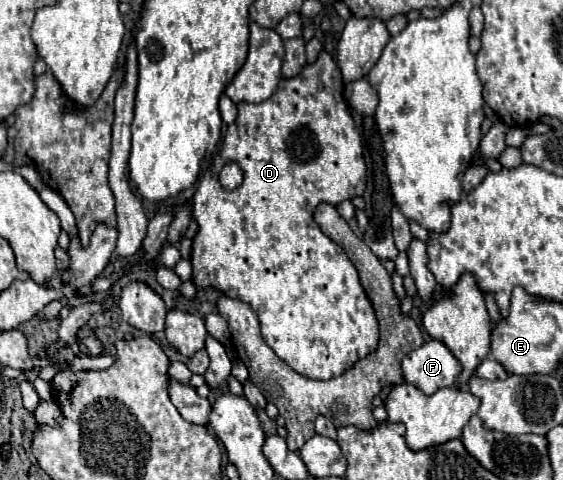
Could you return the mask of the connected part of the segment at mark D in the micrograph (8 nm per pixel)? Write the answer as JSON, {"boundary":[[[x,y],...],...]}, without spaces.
{"boundary":[[[321,51],[319,59],[313,65],[307,65],[297,77],[281,79],[277,93],[273,93],[273,97],[269,97],[267,101],[257,103],[257,105],[255,103],[239,103],[237,107],[239,107],[239,115],[237,115],[235,123],[231,123],[227,127],[227,135],[225,135],[225,141],[223,141],[223,147],[221,147],[221,155],[215,157],[213,169],[221,169],[227,161],[235,161],[241,167],[241,171],[245,173],[245,177],[243,177],[243,185],[233,189],[233,191],[225,191],[221,187],[219,179],[213,179],[213,183],[211,183],[209,177],[203,177],[197,185],[197,191],[193,195],[193,217],[199,223],[199,231],[193,239],[193,253],[191,253],[193,283],[197,287],[213,285],[229,297],[241,299],[245,303],[255,303],[255,313],[257,313],[259,323],[261,323],[261,335],[263,335],[265,343],[277,353],[279,359],[283,359],[293,371],[297,369],[299,375],[305,375],[309,379],[321,379],[321,381],[333,379],[333,377],[341,375],[343,371],[347,371],[353,363],[357,363],[365,355],[373,353],[377,349],[377,341],[379,341],[377,319],[375,319],[373,307],[369,305],[369,299],[365,297],[365,291],[361,289],[357,269],[353,267],[349,257],[345,257],[345,251],[339,245],[335,245],[329,237],[325,237],[321,233],[321,229],[313,229],[313,211],[319,203],[337,205],[345,199],[353,199],[355,195],[363,195],[363,191],[365,191],[367,169],[365,169],[365,161],[363,161],[363,145],[361,145],[361,137],[355,129],[353,117],[349,113],[347,101],[343,99],[341,73],[337,73],[337,65],[331,59],[331,55]]]}

